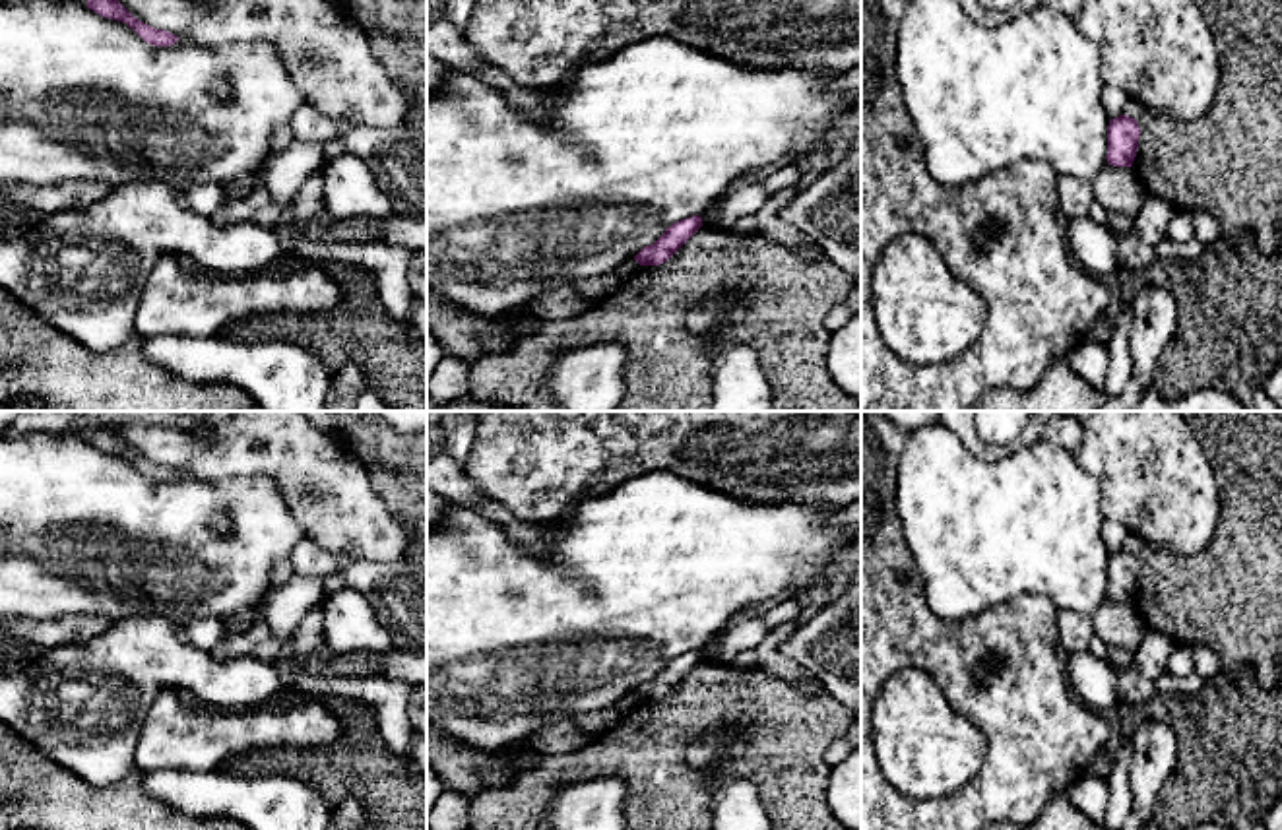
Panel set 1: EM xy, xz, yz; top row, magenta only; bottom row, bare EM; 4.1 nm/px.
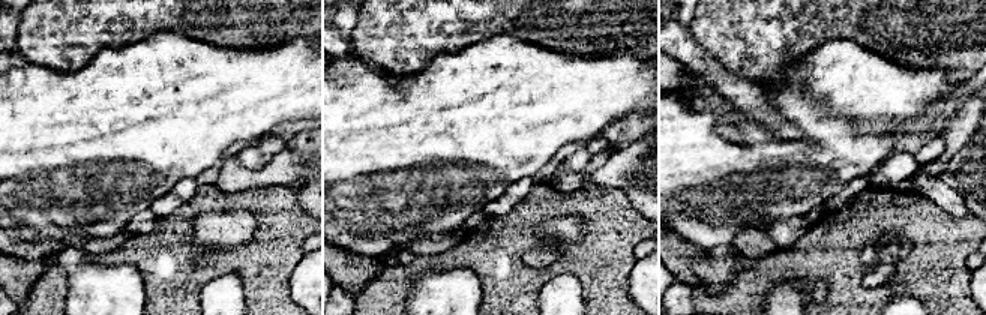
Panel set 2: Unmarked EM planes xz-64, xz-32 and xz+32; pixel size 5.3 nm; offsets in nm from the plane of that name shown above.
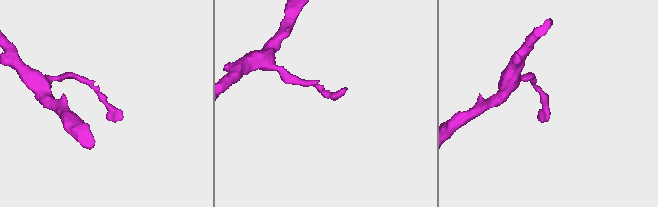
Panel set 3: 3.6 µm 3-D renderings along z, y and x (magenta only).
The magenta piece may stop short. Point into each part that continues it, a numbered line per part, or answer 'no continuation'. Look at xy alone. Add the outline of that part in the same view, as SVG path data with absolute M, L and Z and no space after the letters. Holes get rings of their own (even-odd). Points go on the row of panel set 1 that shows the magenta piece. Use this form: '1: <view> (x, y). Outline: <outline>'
no continuation

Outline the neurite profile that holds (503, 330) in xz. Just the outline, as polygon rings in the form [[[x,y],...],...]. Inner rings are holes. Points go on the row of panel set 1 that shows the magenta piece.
[[[524,308],[493,316],[489,320],[489,328],[479,335],[483,355],[500,353],[508,349],[528,330],[528,316]]]

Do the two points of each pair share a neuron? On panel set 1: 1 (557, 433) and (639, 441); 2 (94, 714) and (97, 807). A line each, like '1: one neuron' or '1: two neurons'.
1: one neuron
2: two neurons

